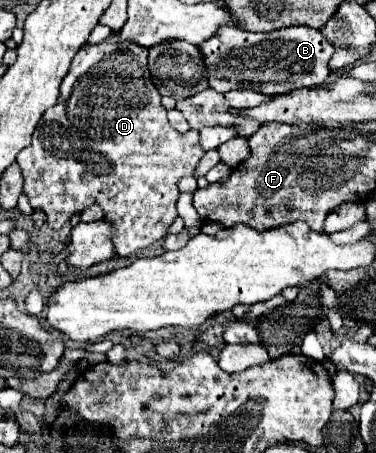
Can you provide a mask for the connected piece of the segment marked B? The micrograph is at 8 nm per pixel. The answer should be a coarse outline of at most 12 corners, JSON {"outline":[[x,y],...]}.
{"outline":[[221,26],[199,52],[213,90],[321,84],[333,46],[307,26]]}

